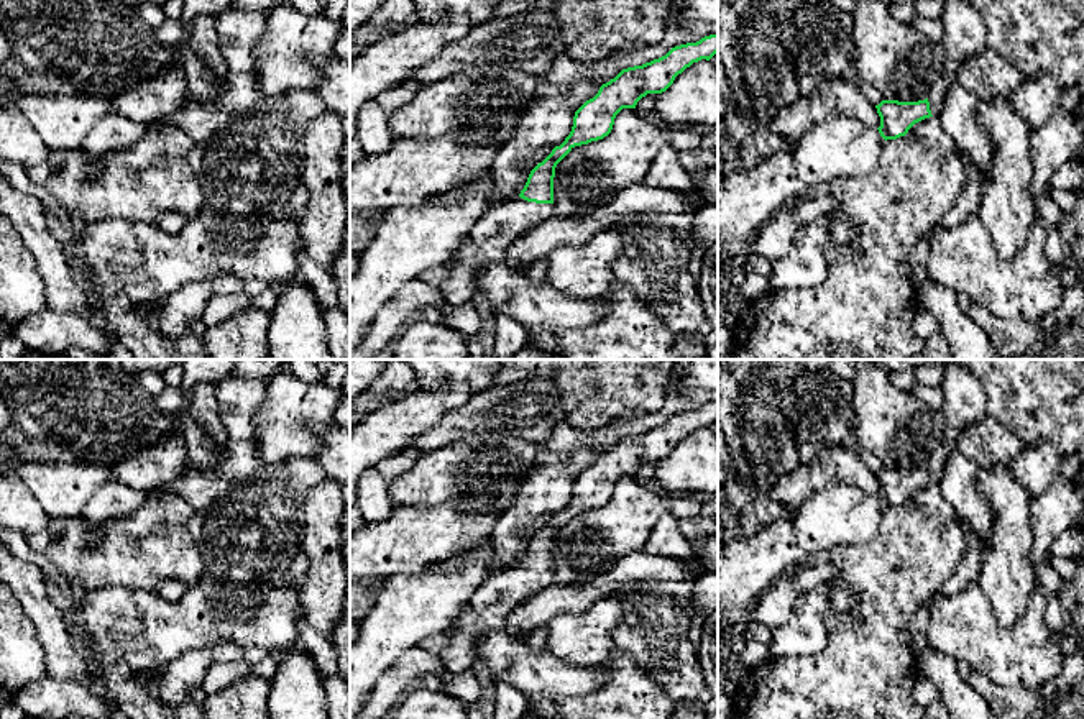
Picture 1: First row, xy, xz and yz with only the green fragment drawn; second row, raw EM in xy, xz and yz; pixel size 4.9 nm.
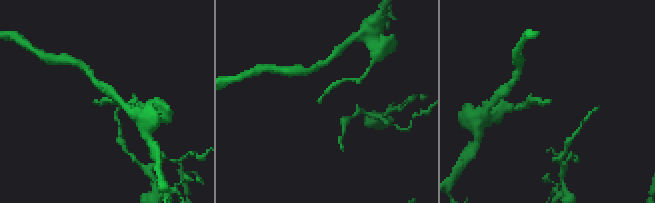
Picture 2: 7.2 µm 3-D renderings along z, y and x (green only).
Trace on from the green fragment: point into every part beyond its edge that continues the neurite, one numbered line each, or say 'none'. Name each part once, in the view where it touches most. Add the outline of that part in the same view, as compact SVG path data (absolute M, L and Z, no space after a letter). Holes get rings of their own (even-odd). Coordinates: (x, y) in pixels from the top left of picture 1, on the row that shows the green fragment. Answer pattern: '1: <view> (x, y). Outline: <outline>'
1: xz (486, 242). Outline: M521 197L488 207L452 254L453 266L439 291L452 307L470 304L480 271L491 263L508 263L508 246L529 228L555 215L553 204Z

